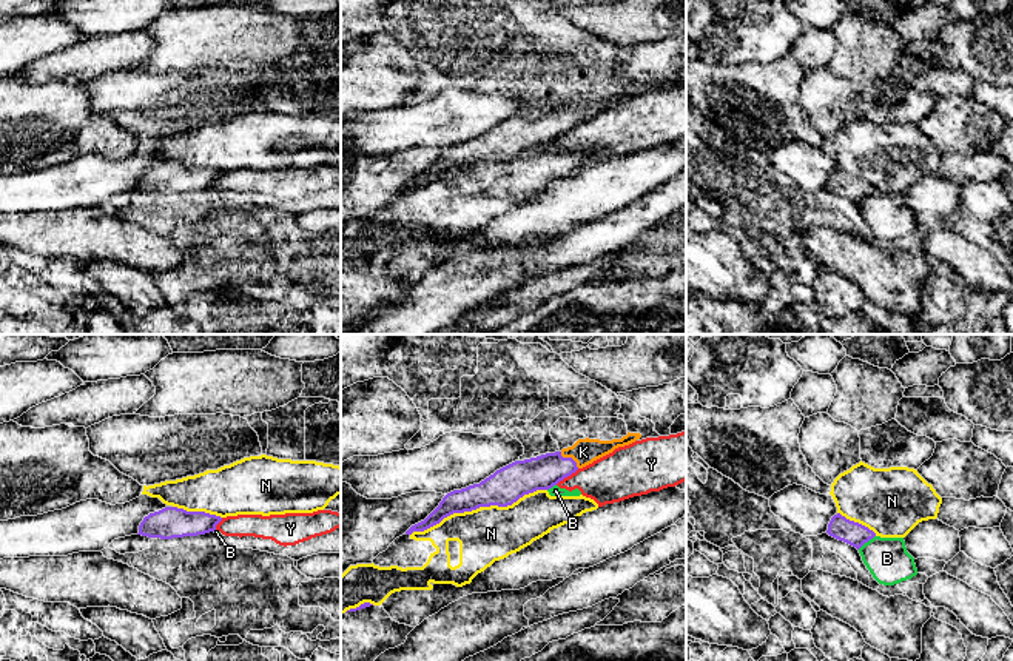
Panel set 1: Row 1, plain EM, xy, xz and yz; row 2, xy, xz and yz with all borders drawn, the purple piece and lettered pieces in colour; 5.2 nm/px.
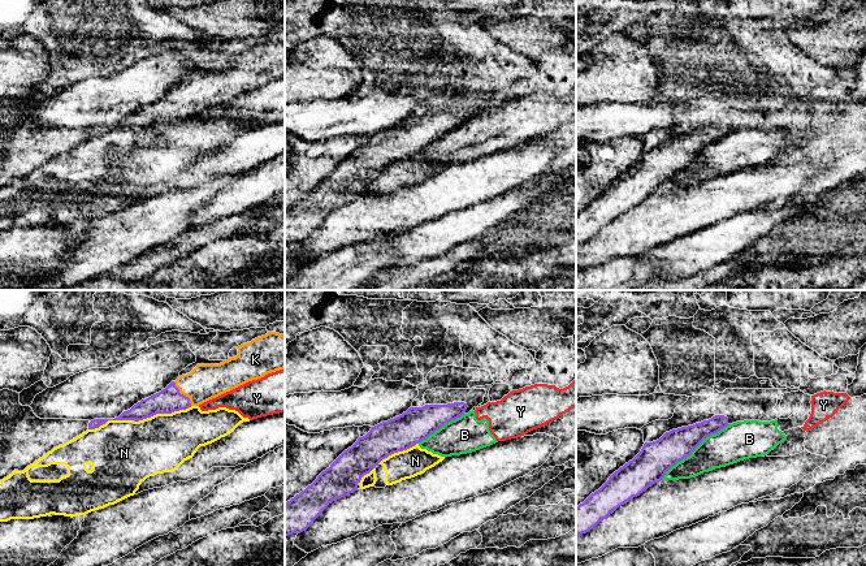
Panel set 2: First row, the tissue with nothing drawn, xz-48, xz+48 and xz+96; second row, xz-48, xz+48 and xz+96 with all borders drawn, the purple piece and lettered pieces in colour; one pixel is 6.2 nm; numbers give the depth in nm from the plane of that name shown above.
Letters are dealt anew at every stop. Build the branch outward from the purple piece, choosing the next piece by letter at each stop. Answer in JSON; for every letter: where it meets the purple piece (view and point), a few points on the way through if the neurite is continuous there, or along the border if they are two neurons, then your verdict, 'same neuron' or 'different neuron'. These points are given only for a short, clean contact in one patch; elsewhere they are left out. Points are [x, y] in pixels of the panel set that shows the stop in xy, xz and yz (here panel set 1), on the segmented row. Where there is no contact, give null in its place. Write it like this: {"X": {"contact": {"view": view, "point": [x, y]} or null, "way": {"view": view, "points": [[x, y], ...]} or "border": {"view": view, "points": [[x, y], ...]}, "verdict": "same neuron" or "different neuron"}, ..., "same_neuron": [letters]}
{"B": {"contact": {"view": "yz", "point": [865, 541]}, "verdict": "different neuron"}, "K": {"contact": {"view": "xz", "point": [569, 458]}, "way": {"view": "xz", "points": [[543, 472], [563, 464], [569, 458], [583, 452]]}, "verdict": "same neuron"}, "N": {"contact": {"view": "xz", "point": [478, 507]}, "verdict": "different neuron"}, "Y": {"contact": {"view": "xz", "point": [566, 476]}, "border": {"view": "xz", "points": [[578, 469], [555, 484]]}, "verdict": "different neuron"}, "same_neuron": ["K"]}

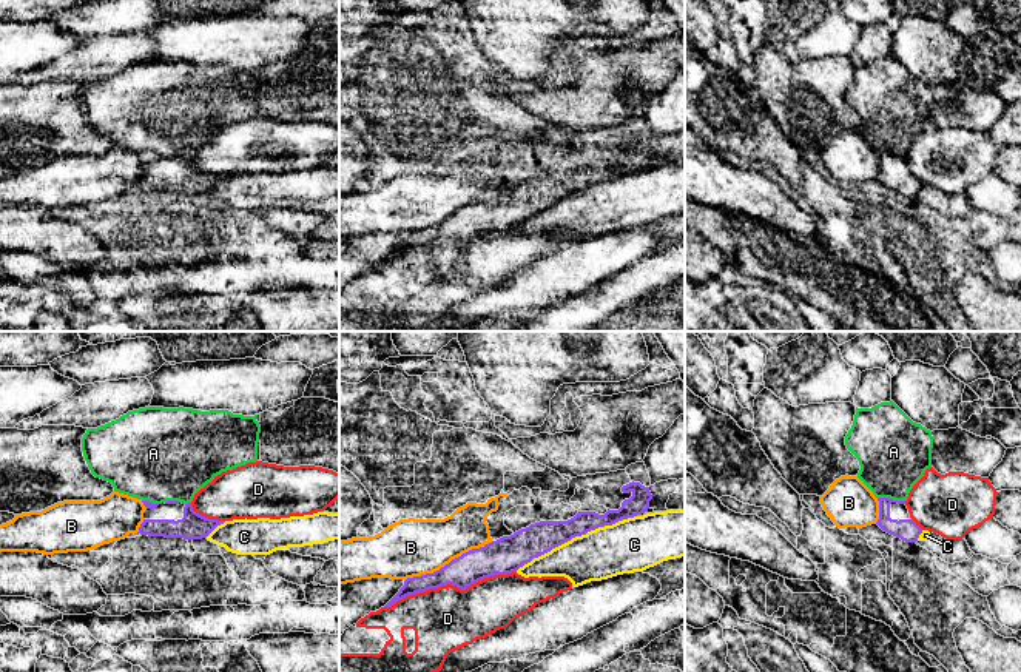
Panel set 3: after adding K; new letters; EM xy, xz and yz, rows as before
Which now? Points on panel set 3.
{"A": {"contact": {"view": "yz", "point": [892, 500]}, "verdict": "different neuron"}, "B": {"contact": {"view": "xz", "point": [449, 563]}, "verdict": "different neuron"}, "C": {"contact": {"view": "xz", "point": [568, 540]}, "verdict": "different neuron"}, "D": {"contact": {"view": "xz", "point": [449, 583]}, "verdict": "different neuron"}, "same_neuron": []}

